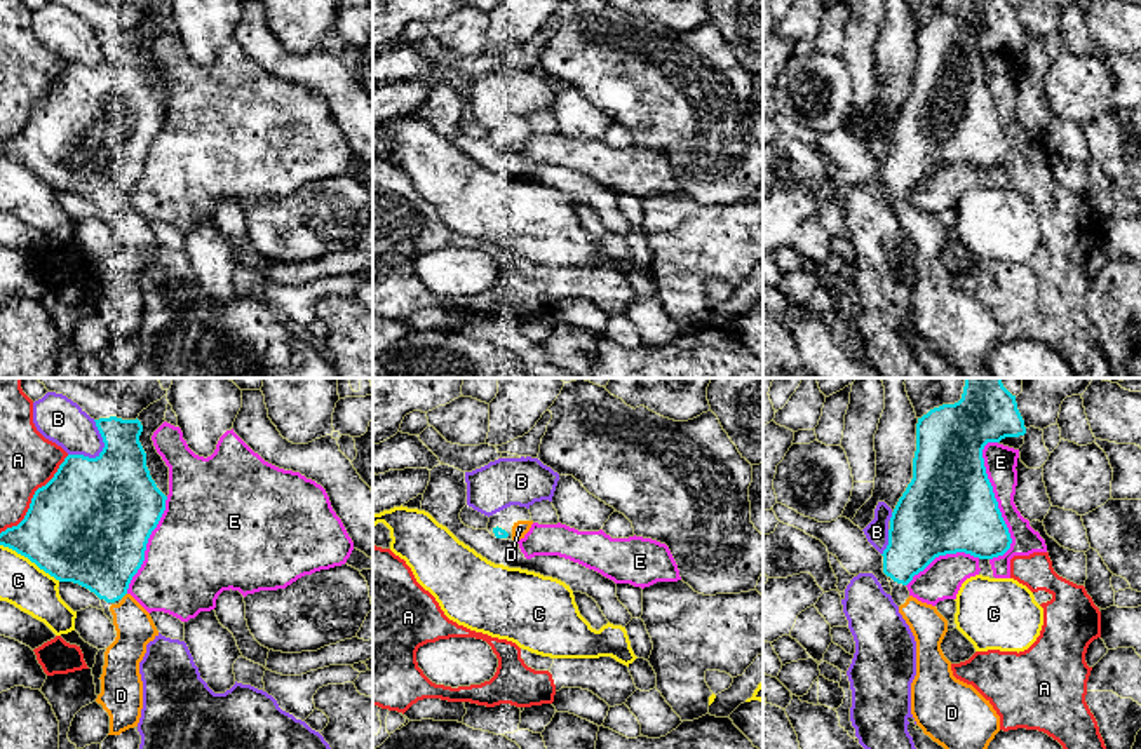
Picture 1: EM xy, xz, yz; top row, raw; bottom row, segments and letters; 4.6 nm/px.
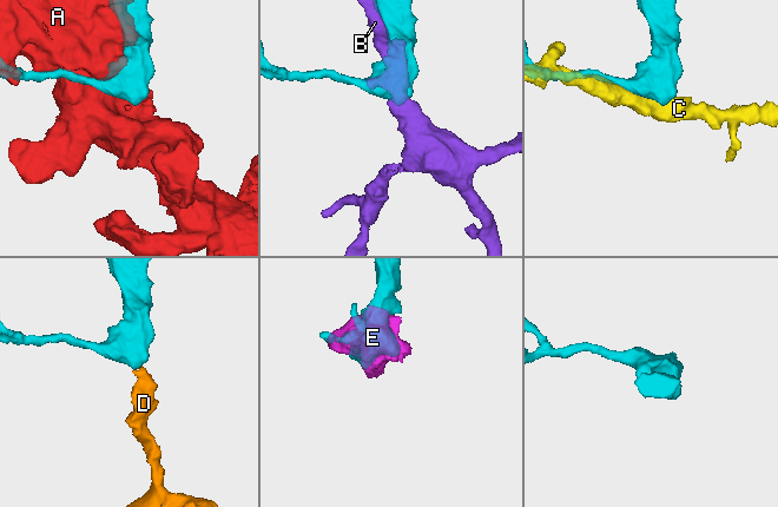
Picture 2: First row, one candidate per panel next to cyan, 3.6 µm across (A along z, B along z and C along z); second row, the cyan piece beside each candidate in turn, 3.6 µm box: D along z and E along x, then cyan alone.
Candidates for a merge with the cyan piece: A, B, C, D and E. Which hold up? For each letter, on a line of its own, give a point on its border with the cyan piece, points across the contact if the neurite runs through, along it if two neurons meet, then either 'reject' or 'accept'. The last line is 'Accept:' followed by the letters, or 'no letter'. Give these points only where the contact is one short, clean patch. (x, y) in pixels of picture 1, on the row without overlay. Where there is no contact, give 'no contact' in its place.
A: contact xy (33, 107); reject
B: contact xy (101, 61); reject
C: contact xy (30, 169); reject
D: contact xy (122, 206); accept
E: contact yz (995, 110); reject
Accept: D

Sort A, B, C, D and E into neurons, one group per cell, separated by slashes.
A E / B / C / D

